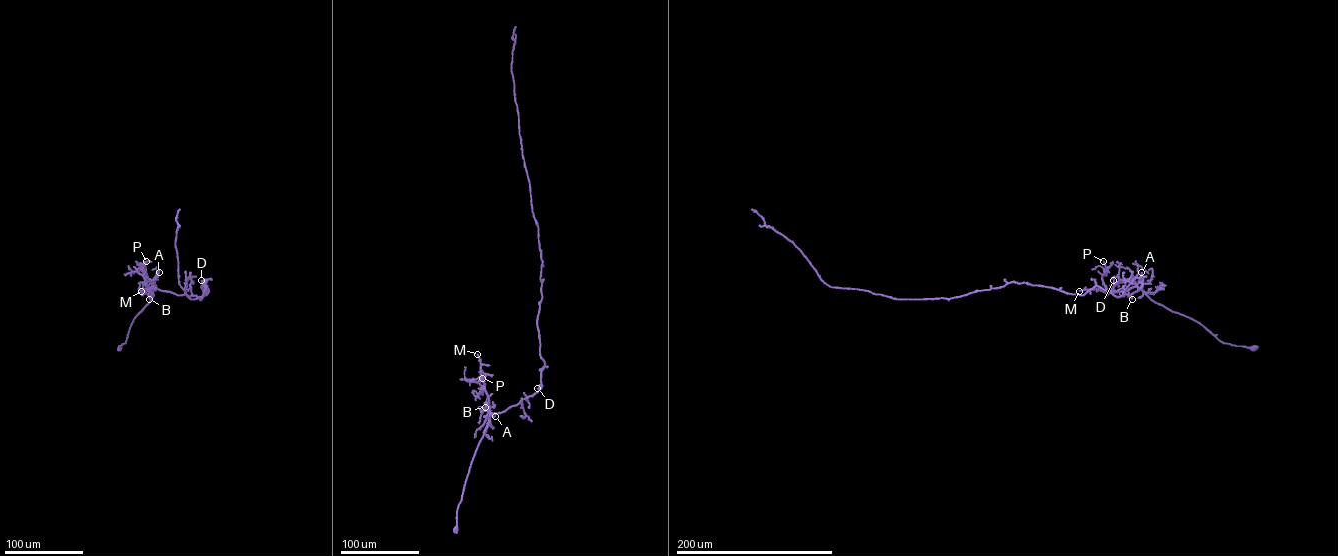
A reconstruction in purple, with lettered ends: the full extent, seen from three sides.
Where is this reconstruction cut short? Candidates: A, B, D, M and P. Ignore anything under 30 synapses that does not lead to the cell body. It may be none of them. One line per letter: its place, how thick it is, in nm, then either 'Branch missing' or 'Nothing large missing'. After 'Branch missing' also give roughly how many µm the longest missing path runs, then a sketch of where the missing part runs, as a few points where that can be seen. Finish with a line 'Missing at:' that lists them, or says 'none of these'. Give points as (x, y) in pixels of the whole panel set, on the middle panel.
A: Place: (495, 416). Thickness 320 nm. Nothing large missing
B: Place: (485, 407). Thickness 110 nm. Nothing large missing
D: Place: (537, 388). Thickness 180 nm. Nothing large missing
M: Place: (477, 354). Thickness 110 nm. Nothing large missing
P: Place: (482, 378). Thickness 170 nm. Nothing large missing
Missing at: none of these

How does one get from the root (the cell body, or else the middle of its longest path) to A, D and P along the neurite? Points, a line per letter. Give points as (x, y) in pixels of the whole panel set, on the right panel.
A: (1253, 348), (1222, 342), (1198, 322), (1152, 301), (1137, 286), (1141, 272)
D: (1253, 348), (1222, 342), (1199, 323), (1154, 302), (1138, 287), (1130, 295), (1116, 297), (1111, 291), (1113, 280)
P: (1253, 348), (1222, 342), (1199, 323), (1154, 302), (1137, 287), (1109, 291), (1102, 279), (1107, 269), (1103, 261)

